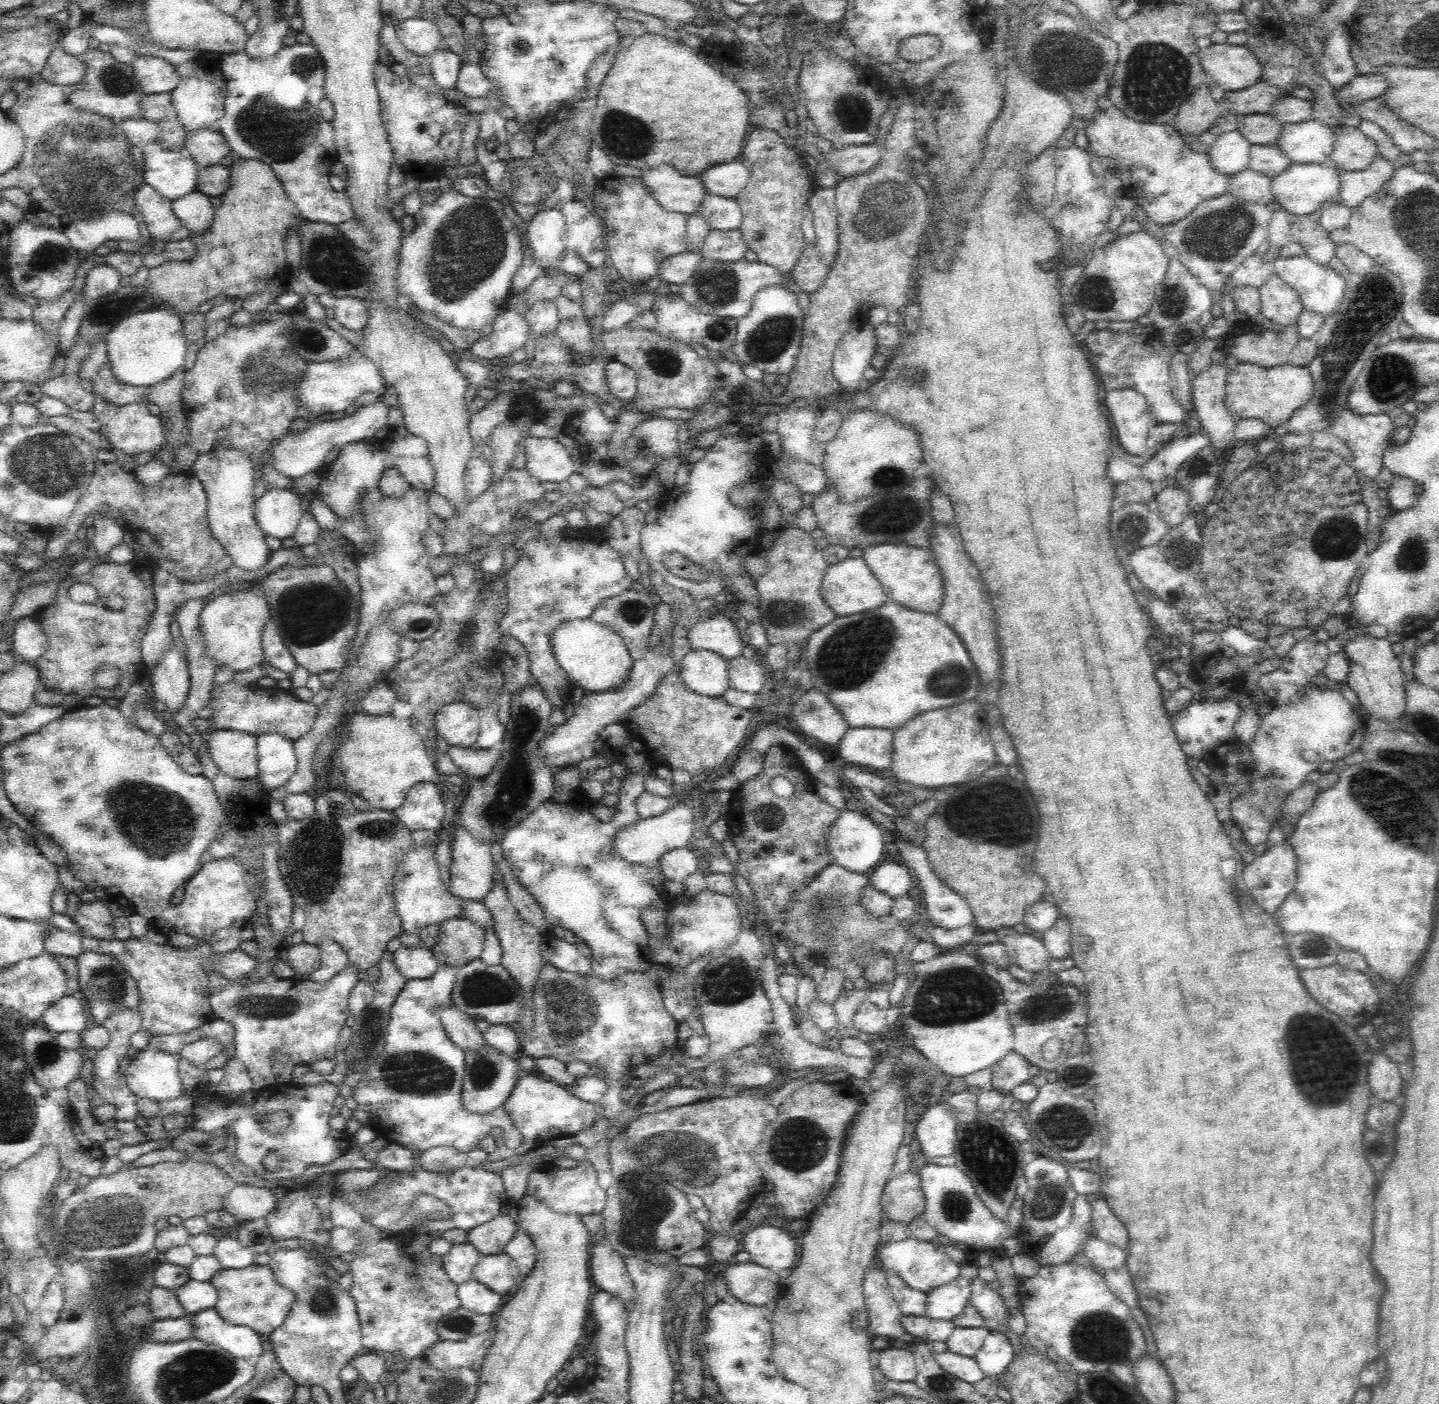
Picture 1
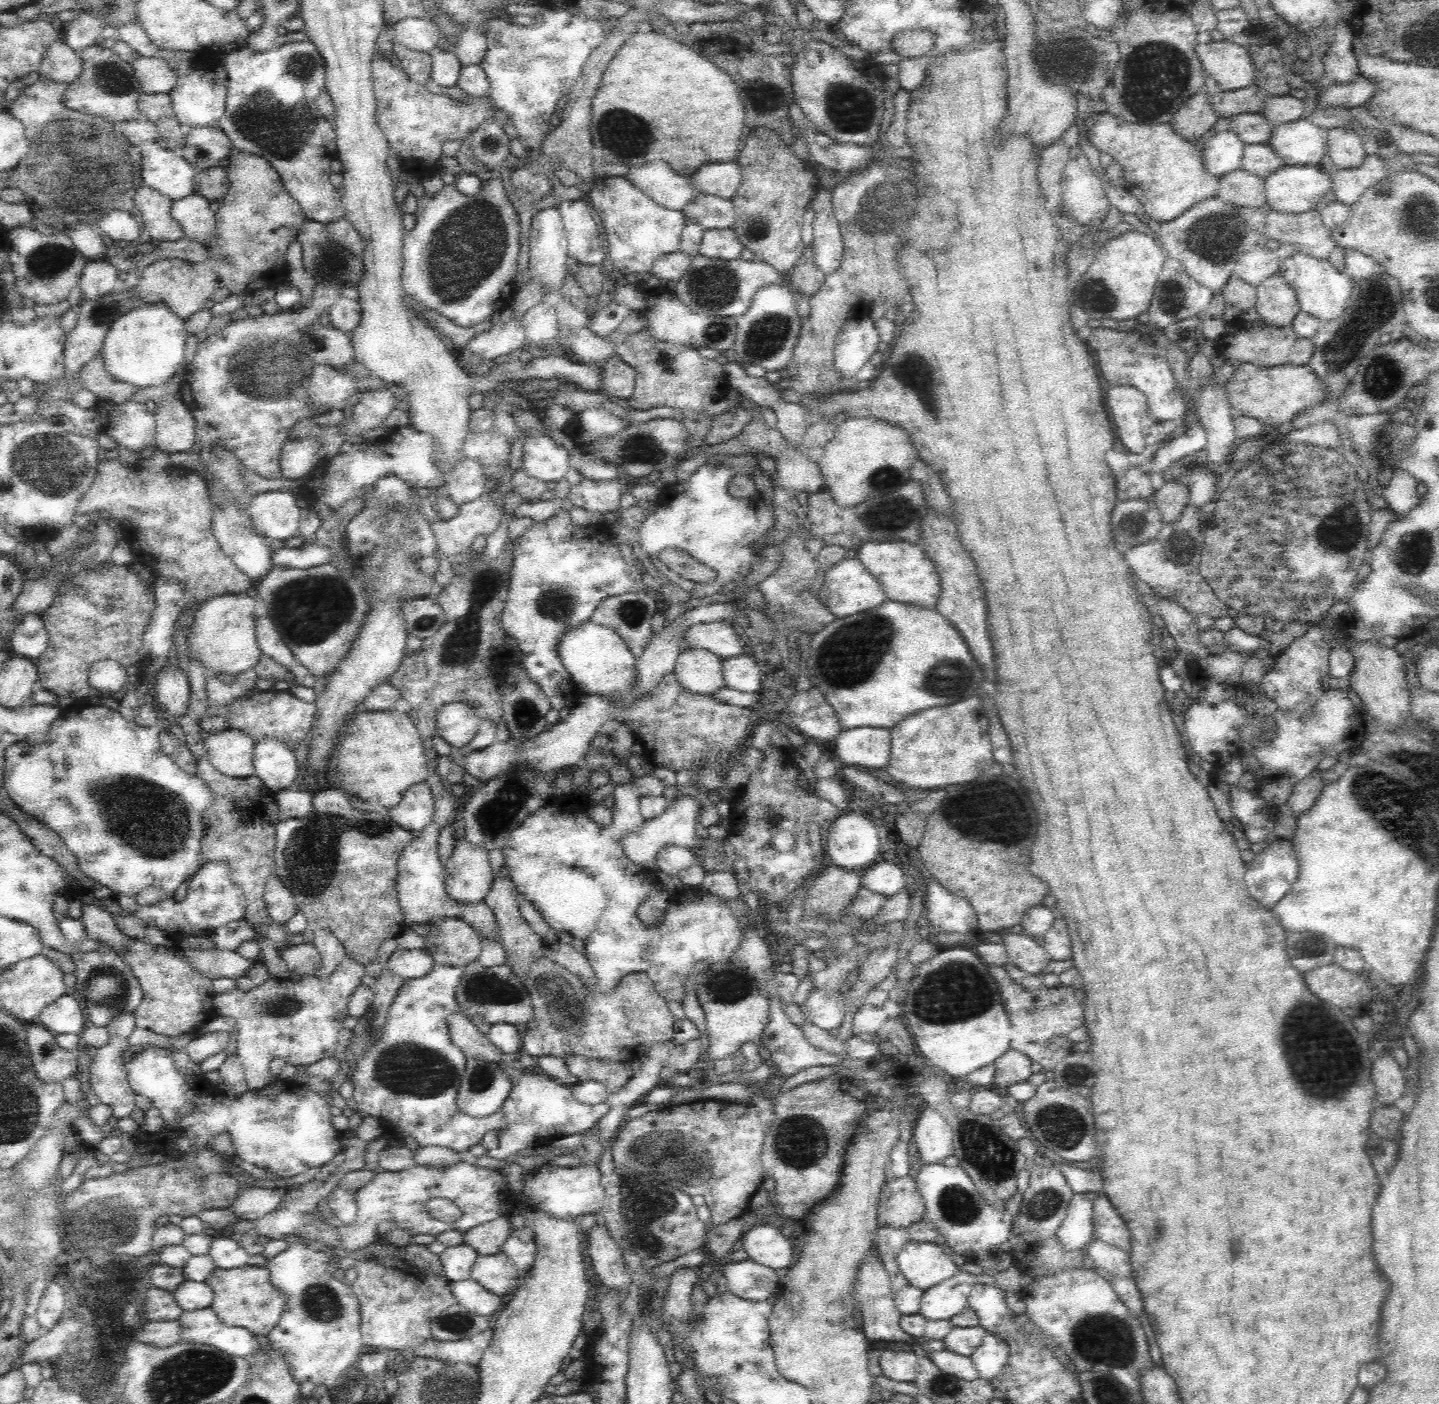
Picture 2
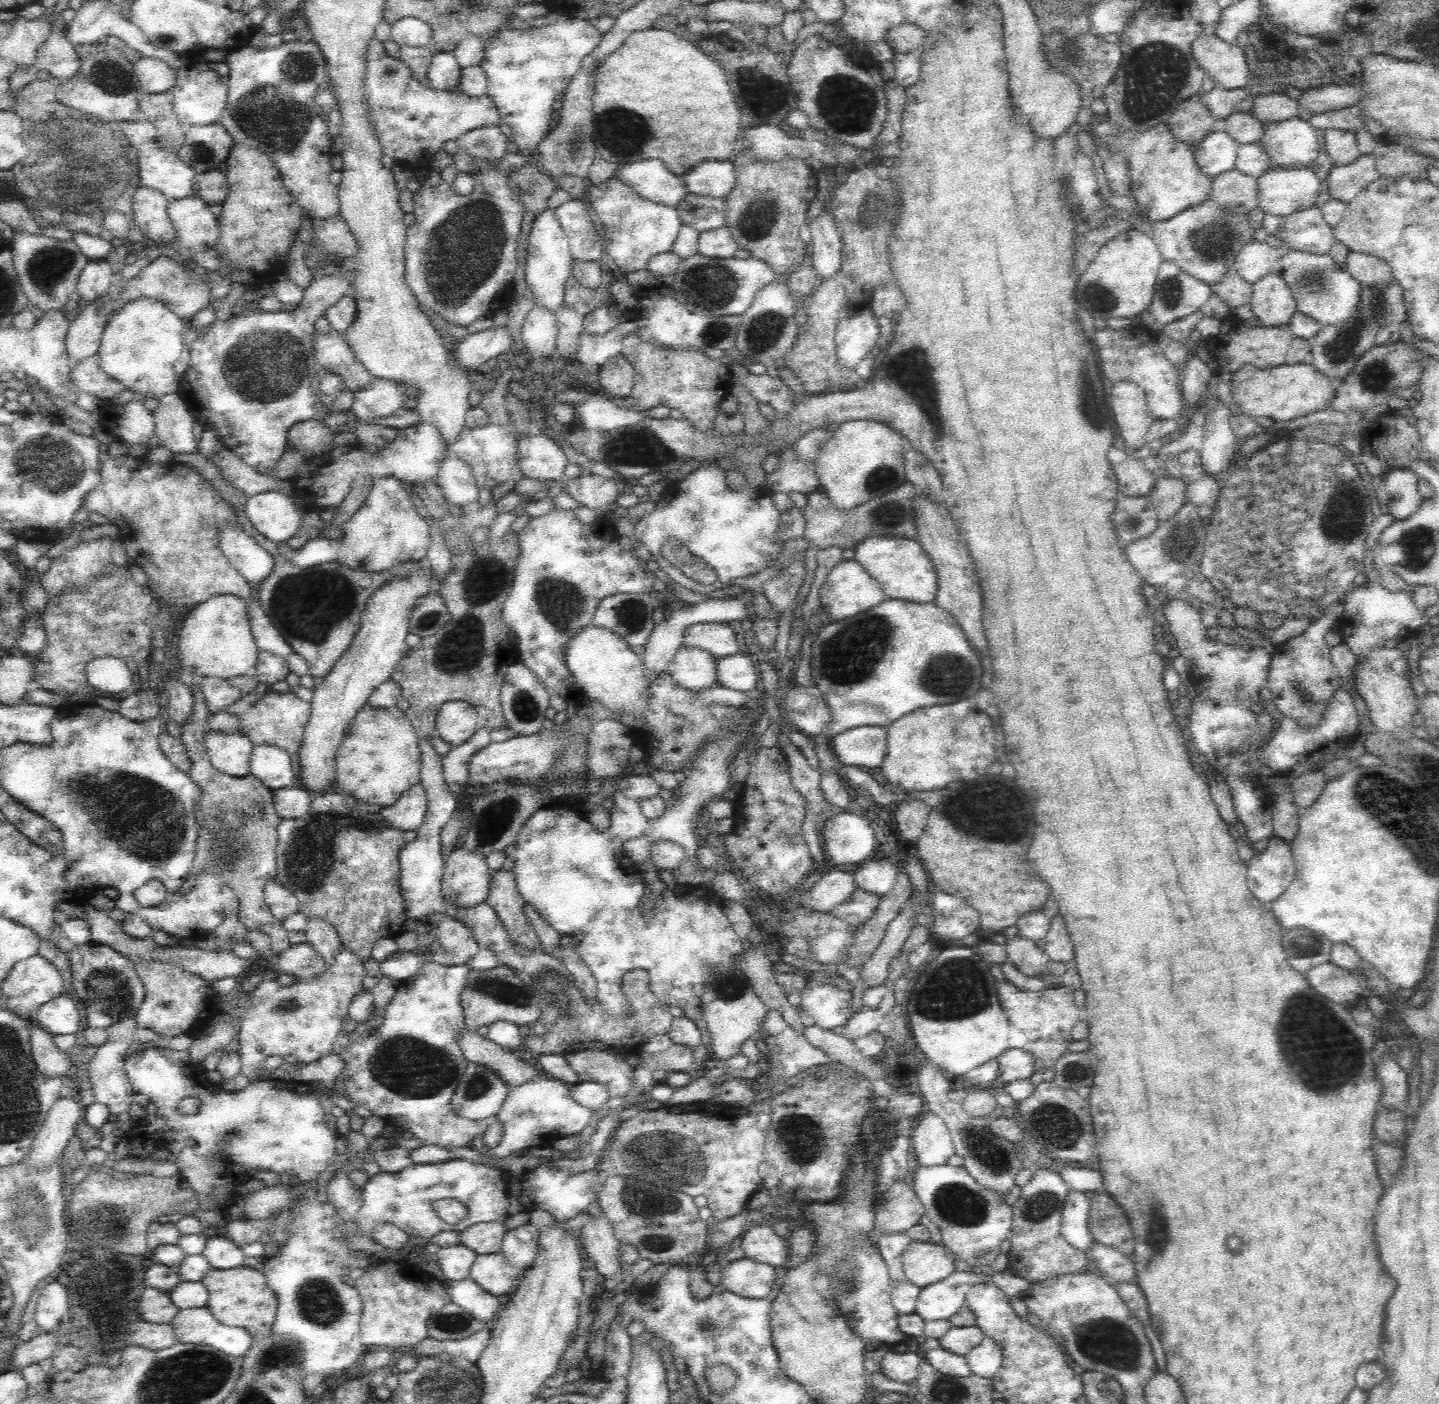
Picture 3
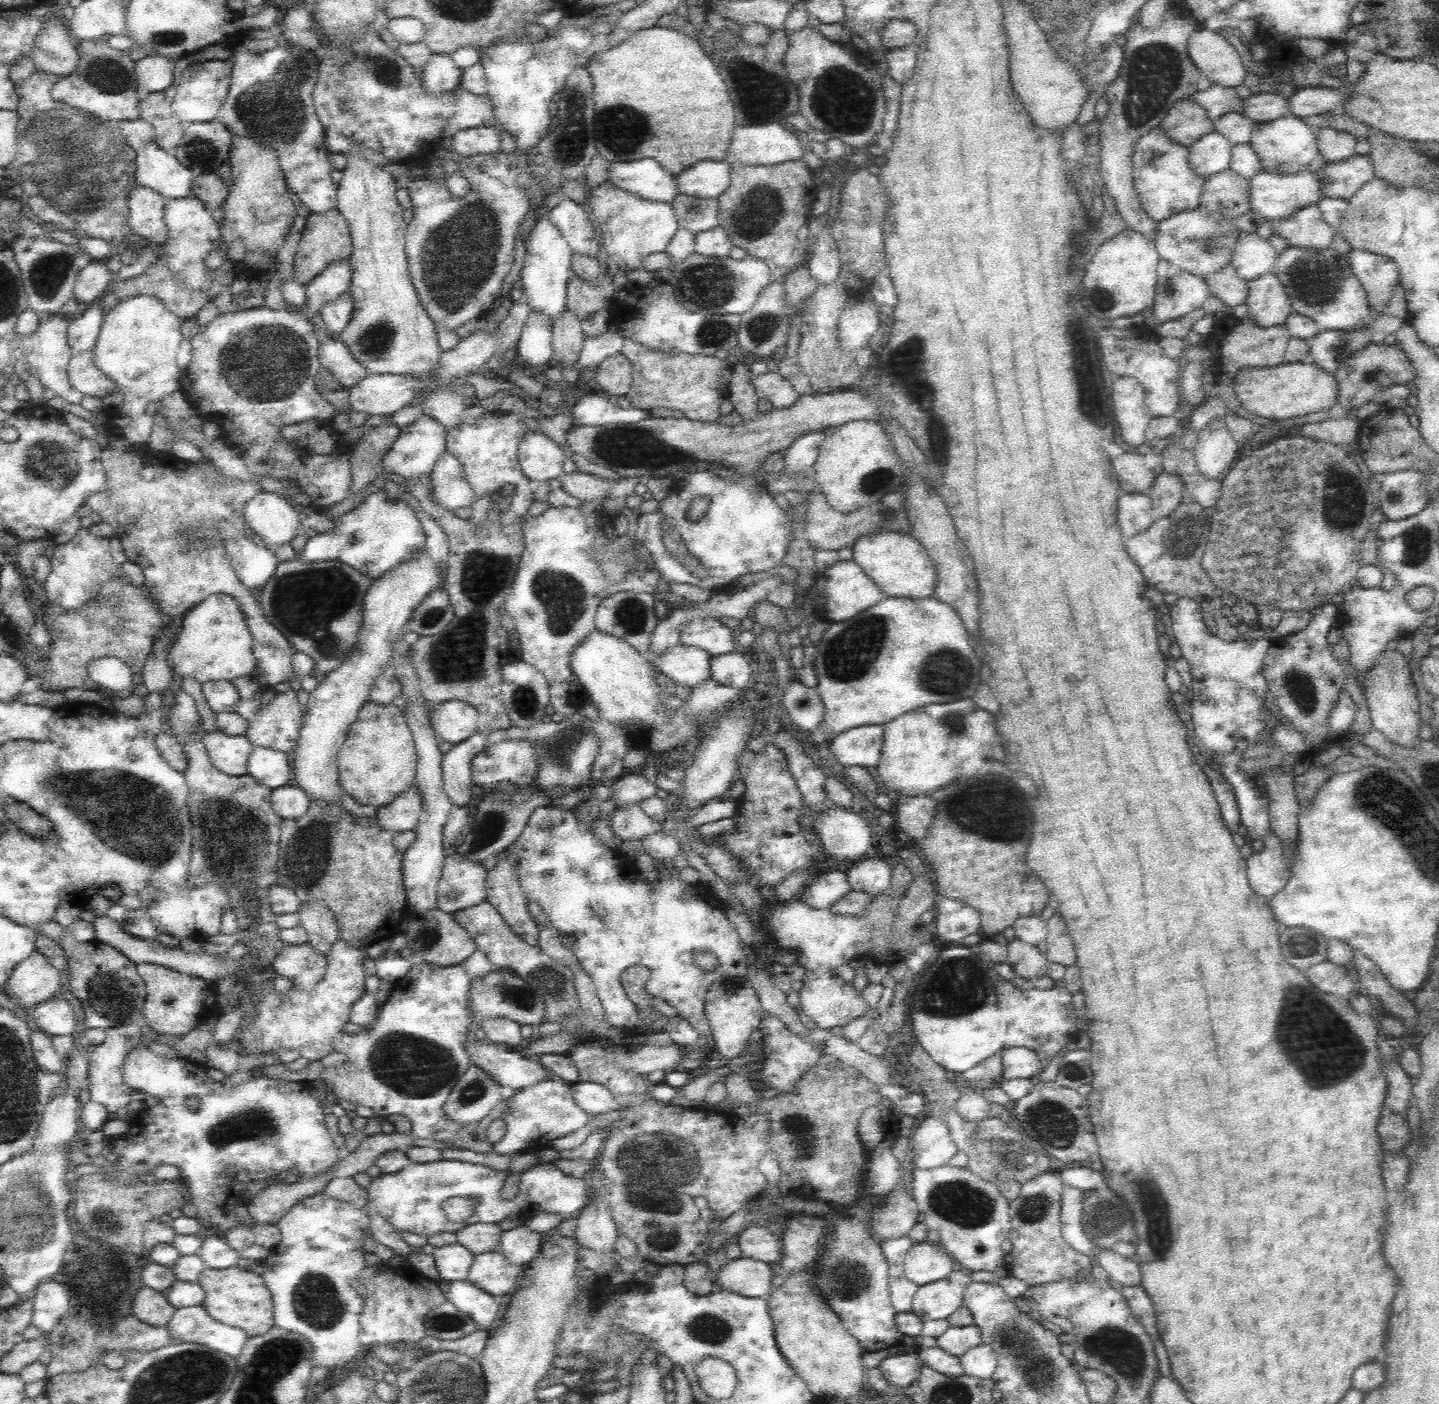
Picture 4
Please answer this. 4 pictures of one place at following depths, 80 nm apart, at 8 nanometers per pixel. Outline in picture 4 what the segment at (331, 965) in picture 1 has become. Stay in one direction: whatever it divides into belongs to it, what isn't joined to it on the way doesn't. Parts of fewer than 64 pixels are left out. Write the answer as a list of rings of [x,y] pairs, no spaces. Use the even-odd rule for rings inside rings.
[[[319,900],[301,904],[298,912],[300,926],[307,932],[308,944],[328,957],[328,950],[339,939],[336,917]]]

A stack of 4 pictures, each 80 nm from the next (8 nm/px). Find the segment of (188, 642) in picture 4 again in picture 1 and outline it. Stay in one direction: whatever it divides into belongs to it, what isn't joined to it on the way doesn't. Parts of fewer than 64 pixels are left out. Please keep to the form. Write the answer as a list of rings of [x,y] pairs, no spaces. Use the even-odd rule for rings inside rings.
[[[260,589],[236,590],[207,599],[200,614],[202,641],[206,655],[216,666],[228,666],[234,672],[250,670],[263,662],[262,636],[271,619],[268,601],[261,596]]]

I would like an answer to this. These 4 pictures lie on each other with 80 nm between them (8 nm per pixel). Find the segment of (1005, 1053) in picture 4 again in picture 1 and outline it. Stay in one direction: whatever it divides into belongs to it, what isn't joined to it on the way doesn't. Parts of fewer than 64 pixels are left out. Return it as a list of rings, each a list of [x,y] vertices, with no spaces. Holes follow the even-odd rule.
[[[1016,1051],[1008,1052],[1002,1060],[991,1066],[991,1084],[994,1090],[1012,1090],[1028,1080],[1029,1062]]]

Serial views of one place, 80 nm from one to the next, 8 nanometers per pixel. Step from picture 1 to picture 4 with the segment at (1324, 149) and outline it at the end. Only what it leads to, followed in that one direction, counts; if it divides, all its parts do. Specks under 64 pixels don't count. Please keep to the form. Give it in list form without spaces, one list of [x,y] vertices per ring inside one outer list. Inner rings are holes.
[[[1292,113],[1280,116],[1276,120],[1257,123],[1249,143],[1260,158],[1262,170],[1278,174],[1311,172],[1310,162],[1319,158],[1317,136],[1314,128],[1306,125],[1300,117]]]

